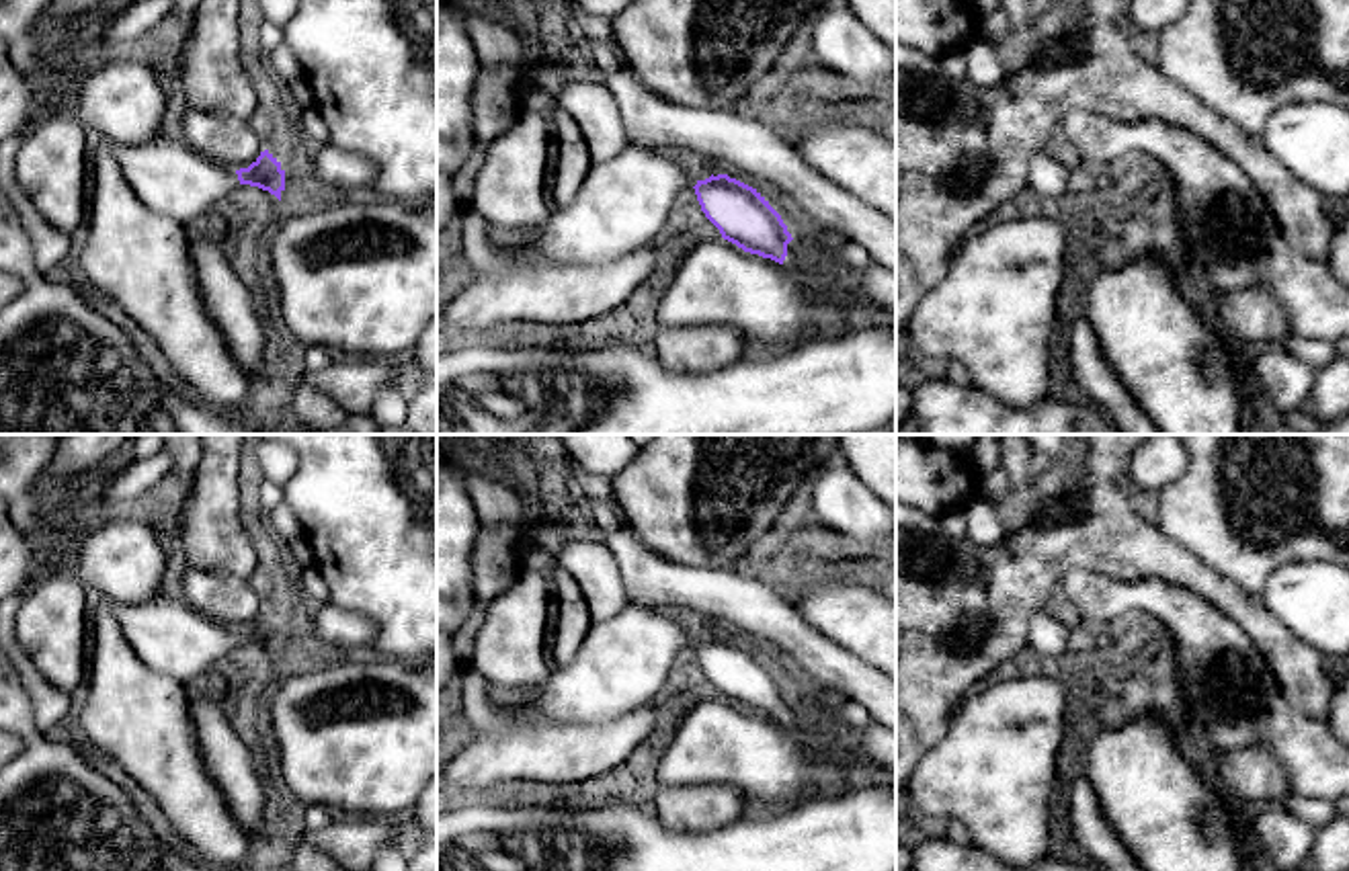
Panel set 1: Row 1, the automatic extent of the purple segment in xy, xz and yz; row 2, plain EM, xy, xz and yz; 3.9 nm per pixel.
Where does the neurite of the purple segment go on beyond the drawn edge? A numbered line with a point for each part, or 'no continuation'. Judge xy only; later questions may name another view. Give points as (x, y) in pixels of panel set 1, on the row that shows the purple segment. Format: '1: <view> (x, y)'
1: xy (173, 179)

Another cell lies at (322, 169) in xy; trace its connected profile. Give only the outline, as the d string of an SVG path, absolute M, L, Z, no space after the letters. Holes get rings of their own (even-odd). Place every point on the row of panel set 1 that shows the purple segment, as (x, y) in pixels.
M332 143L314 146L303 152L293 172L299 189L318 193L332 191L342 197L371 195L373 178L375 168L367 158Z

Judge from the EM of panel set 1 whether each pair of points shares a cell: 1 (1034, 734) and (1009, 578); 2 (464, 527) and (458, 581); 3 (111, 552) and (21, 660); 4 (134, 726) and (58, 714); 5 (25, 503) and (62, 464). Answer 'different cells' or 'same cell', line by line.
1: different cells
2: same cell
3: different cells
4: different cells
5: different cells

